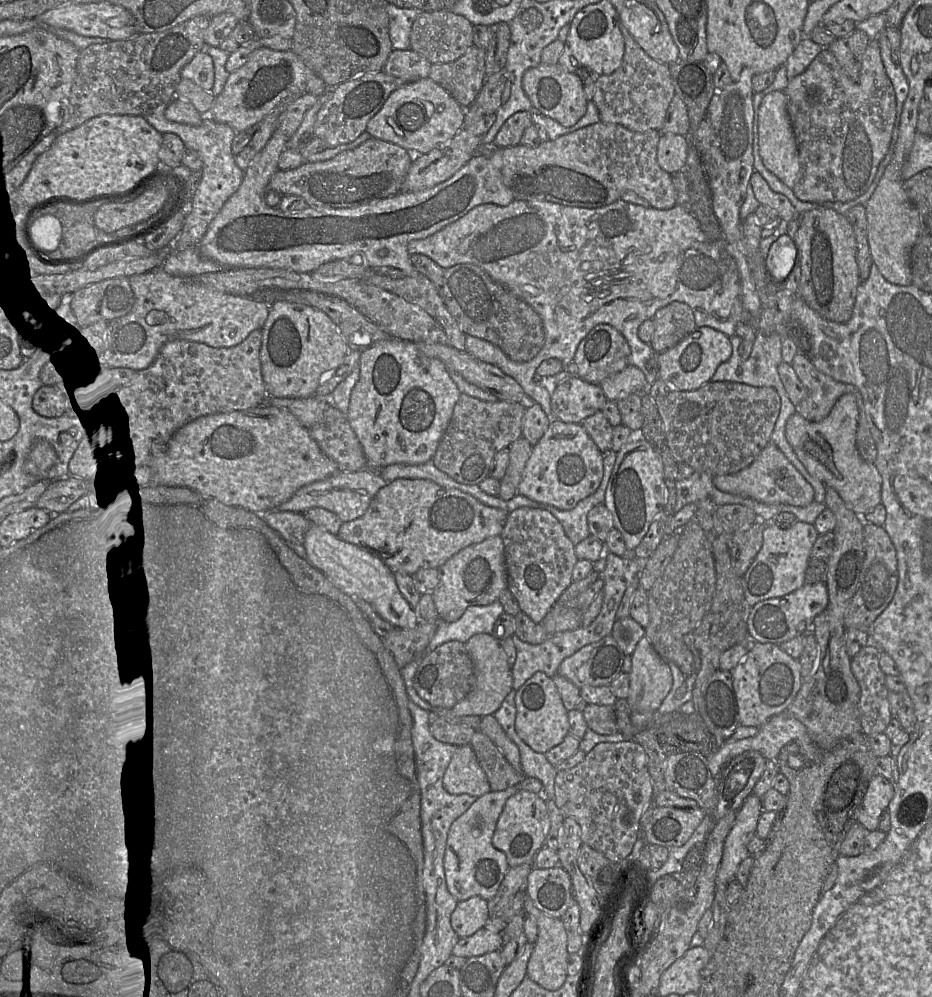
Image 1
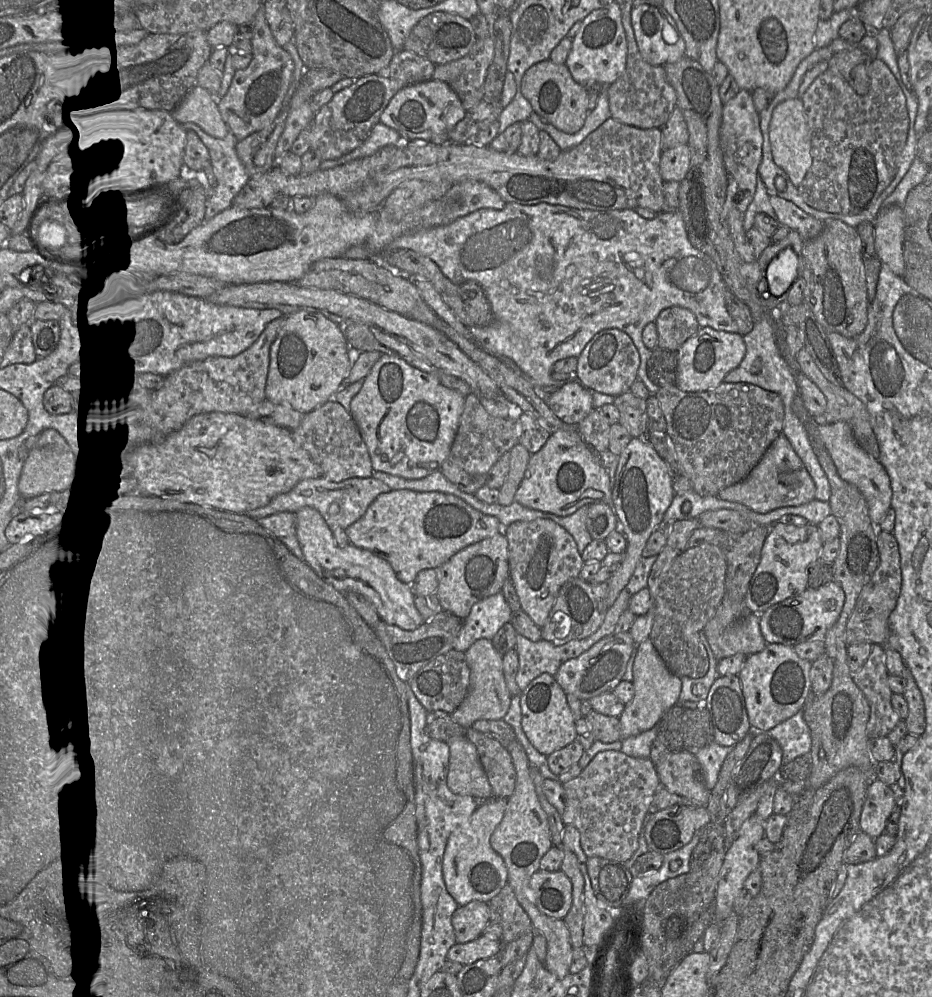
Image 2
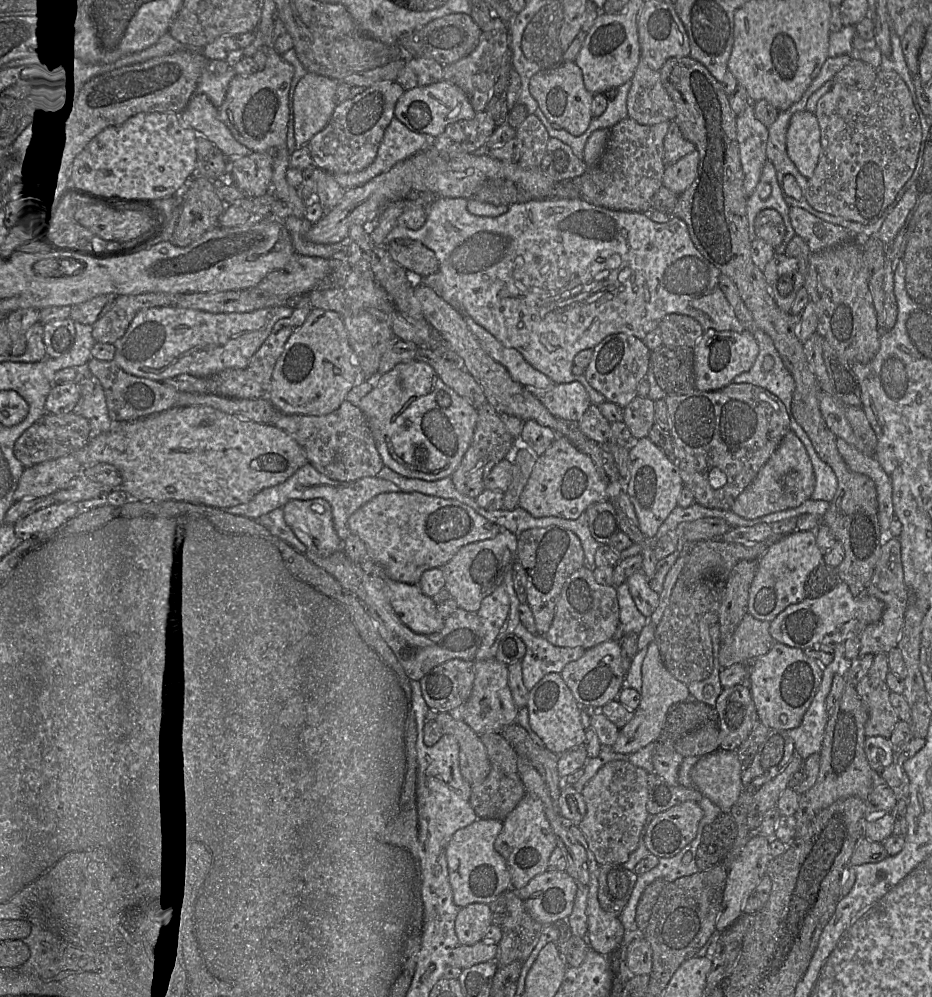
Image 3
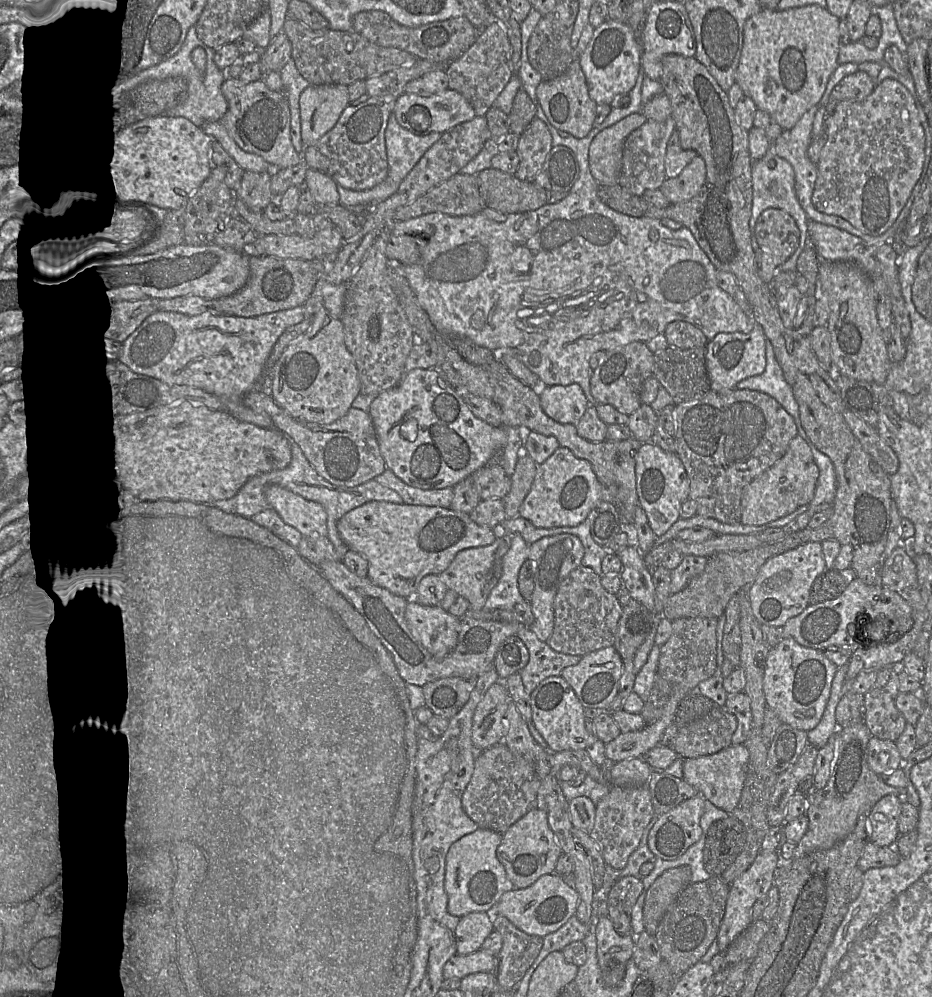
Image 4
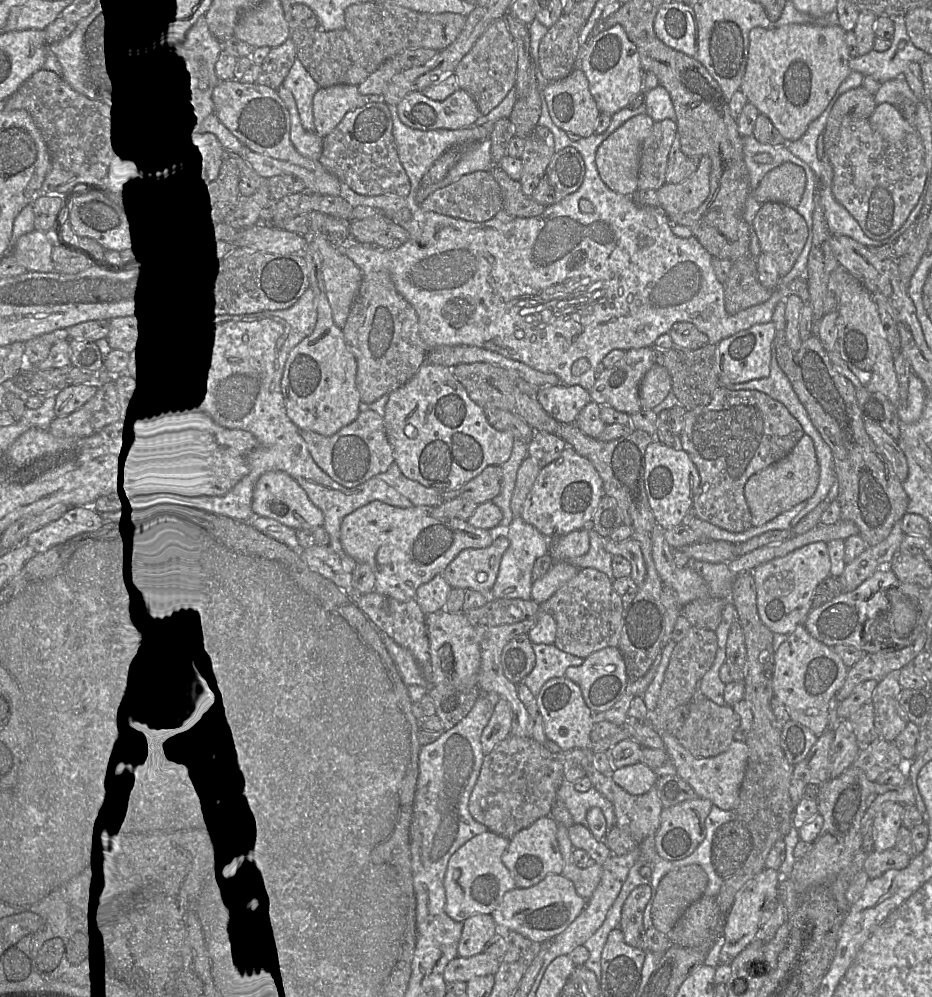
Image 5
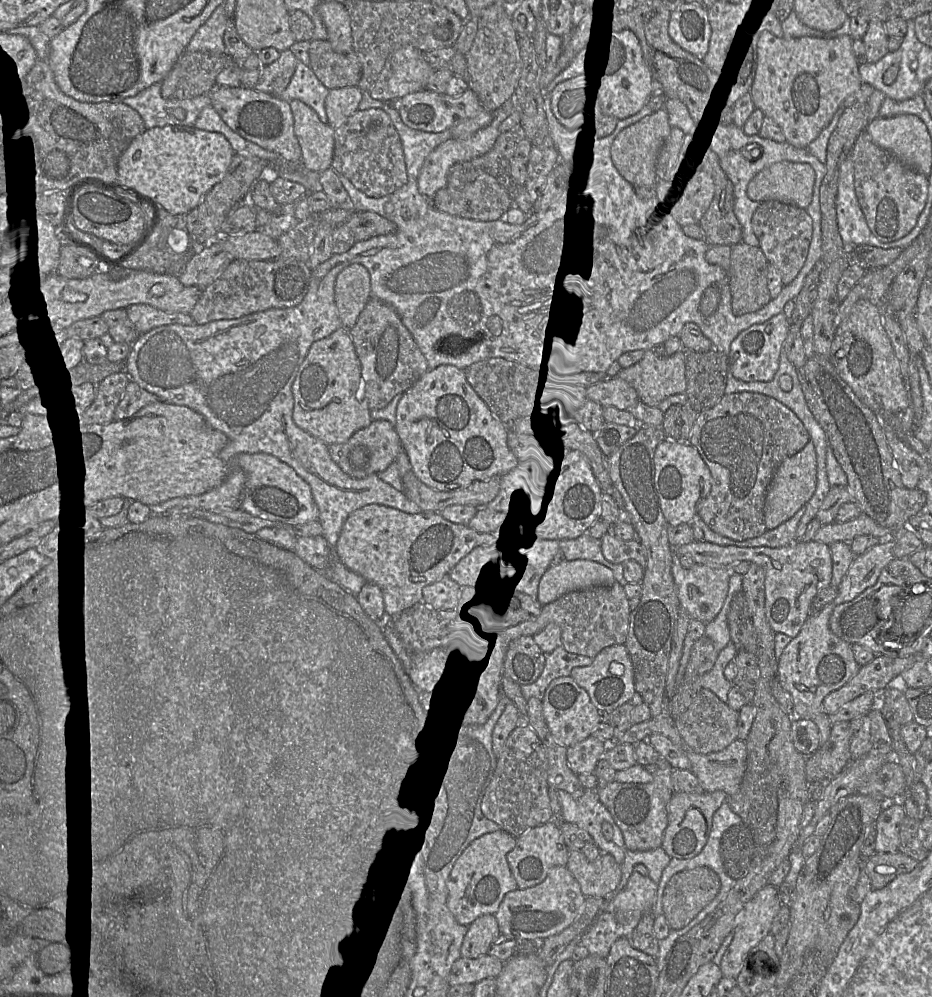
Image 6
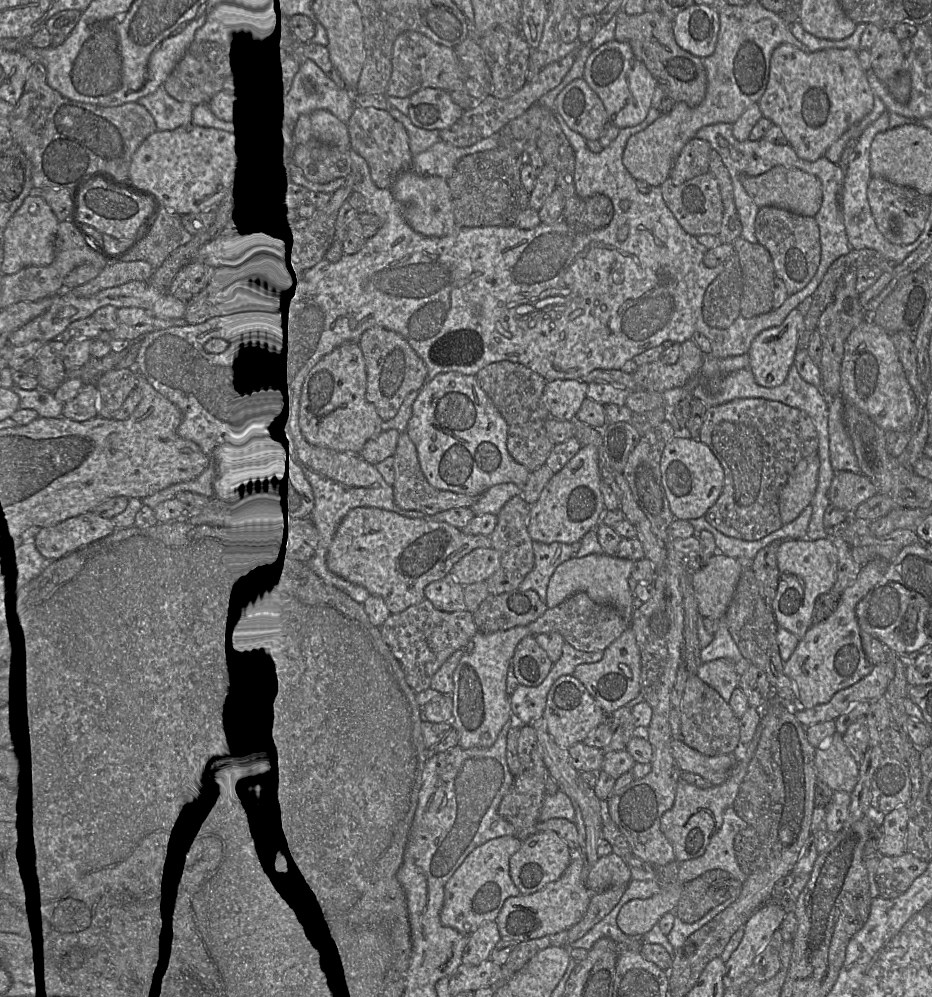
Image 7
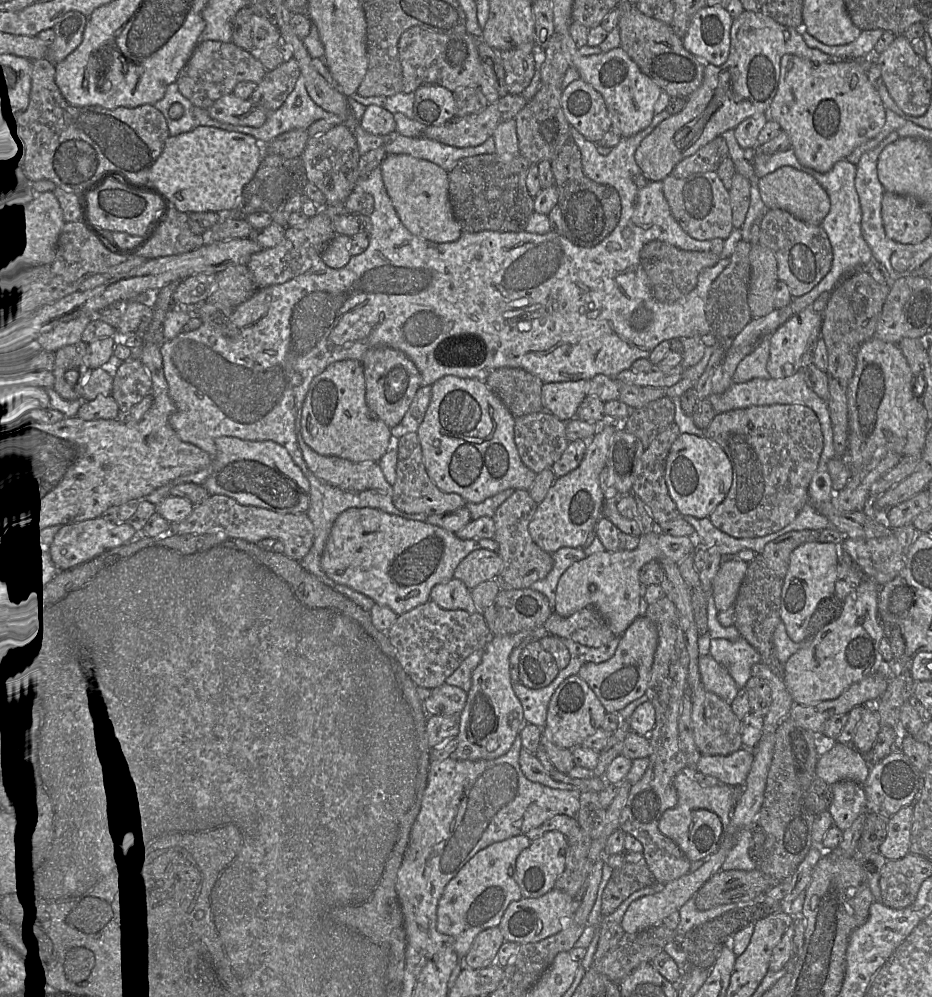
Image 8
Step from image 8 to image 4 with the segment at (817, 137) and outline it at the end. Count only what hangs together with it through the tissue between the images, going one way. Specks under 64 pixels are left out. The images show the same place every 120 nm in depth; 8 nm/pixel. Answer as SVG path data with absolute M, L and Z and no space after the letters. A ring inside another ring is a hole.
M816 4L782 11L763 9L746 20L735 81L756 107L767 112L783 130L793 128L806 111L820 102L830 76L839 65L839 22L827 8Z

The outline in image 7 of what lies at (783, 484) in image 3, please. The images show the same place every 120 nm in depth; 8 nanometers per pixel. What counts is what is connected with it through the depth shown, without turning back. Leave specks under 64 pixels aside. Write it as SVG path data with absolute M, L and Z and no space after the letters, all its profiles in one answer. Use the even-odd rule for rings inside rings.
M818 453L803 459L779 494L781 521L788 524L794 521L811 503L818 484Z

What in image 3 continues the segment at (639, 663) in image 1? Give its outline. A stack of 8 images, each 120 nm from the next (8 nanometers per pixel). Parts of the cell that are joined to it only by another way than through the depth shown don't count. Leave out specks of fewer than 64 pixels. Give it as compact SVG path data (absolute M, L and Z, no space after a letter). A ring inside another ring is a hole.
M655 641L647 646L647 653L642 664L641 700L638 708L633 712L633 718L620 729L619 736L612 746L619 754L632 754L653 743L663 733L668 709L675 703L685 701L690 692L688 686L676 679L665 667L659 648Z

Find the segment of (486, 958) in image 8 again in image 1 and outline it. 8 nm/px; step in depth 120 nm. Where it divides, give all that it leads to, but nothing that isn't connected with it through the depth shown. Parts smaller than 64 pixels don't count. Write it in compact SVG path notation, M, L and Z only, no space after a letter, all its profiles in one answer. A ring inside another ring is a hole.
M473 896L458 901L451 914L450 922L456 934L460 938L465 938L483 928L489 917L488 900Z

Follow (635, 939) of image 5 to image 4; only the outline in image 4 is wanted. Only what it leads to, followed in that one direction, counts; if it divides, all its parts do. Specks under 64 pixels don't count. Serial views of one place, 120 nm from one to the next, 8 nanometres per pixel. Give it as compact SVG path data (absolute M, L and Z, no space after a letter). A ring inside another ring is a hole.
M626 876L618 878L609 892L607 916L621 936L633 936L631 913L642 891L643 884L640 879Z

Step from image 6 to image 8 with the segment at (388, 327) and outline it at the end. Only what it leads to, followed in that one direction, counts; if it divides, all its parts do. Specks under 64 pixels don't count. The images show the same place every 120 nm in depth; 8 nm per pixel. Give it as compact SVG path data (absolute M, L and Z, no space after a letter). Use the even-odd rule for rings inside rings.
M388 346L371 348L360 362L364 369L366 403L369 409L389 428L395 427L405 416L421 387L421 374L418 368L403 352Z

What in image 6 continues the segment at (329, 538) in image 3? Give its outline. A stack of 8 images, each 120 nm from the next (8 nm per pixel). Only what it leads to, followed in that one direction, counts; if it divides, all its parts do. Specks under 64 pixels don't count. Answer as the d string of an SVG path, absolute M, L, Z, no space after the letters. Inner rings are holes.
M242 453L236 456L235 462L246 474L240 509L281 525L301 525L318 520L319 510L311 488L292 467L266 453Z

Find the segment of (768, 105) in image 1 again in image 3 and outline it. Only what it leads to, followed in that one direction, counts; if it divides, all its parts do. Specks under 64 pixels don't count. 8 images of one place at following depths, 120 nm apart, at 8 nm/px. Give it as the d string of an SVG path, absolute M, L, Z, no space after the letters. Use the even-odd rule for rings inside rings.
M804 110L792 115L786 135L786 149L799 172L809 179L821 152L821 131L814 113Z

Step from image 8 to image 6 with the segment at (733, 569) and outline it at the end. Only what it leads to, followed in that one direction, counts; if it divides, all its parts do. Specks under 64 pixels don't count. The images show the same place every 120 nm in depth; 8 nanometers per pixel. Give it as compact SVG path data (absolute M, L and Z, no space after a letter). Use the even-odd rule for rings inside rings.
M674 553L672 575L681 608L692 619L704 623L712 621L720 612L727 597L732 573L736 572L732 572L729 568L711 567L697 563L690 568L685 568L680 564L677 555Z

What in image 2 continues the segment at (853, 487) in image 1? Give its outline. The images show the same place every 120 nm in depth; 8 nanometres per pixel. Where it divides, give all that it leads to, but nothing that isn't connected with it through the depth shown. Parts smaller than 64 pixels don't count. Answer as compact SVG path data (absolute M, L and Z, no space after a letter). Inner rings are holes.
M844 421L818 425L818 435L829 452L839 476L854 485L864 496L869 510L869 516L874 524L879 526L891 508L892 488L890 477L878 459L869 455L859 446L854 438L851 426Z

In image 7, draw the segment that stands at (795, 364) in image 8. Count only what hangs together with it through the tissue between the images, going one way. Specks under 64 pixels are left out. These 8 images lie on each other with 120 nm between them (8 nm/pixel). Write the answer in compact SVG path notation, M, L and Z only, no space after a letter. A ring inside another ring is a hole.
M797 309L792 310L784 322L762 331L753 340L748 351L750 357L749 369L753 372L759 385L772 388L784 383L790 367L794 364L798 348L799 332L803 328L804 315Z

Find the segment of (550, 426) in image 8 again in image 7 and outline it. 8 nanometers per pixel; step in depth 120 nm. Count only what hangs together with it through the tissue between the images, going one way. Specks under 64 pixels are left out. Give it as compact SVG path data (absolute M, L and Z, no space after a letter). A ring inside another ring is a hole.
M544 420L509 425L507 450L530 472L545 464L554 445L546 433Z

